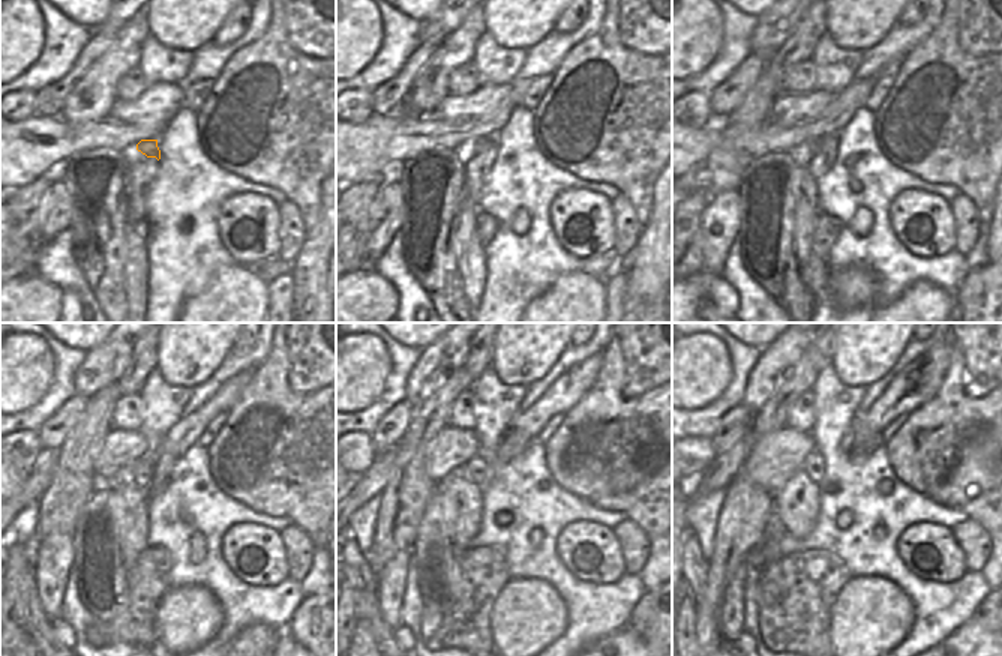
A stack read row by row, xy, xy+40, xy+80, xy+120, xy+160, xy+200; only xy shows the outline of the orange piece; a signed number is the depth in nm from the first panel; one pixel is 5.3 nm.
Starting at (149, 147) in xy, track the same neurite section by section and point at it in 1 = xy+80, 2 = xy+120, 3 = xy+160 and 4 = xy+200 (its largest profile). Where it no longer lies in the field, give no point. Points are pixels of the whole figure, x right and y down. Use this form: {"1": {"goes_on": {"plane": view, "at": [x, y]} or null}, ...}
{"1": {"goes_on": {"plane": "xy+80", "at": [810, 146]}}, "2": {"goes_on": {"plane": "xy+120", "at": [141, 472]}}, "3": {"goes_on": {"plane": "xy+160", "at": [476, 469]}}, "4": {"goes_on": {"plane": "xy+200", "at": [813, 466]}}}

